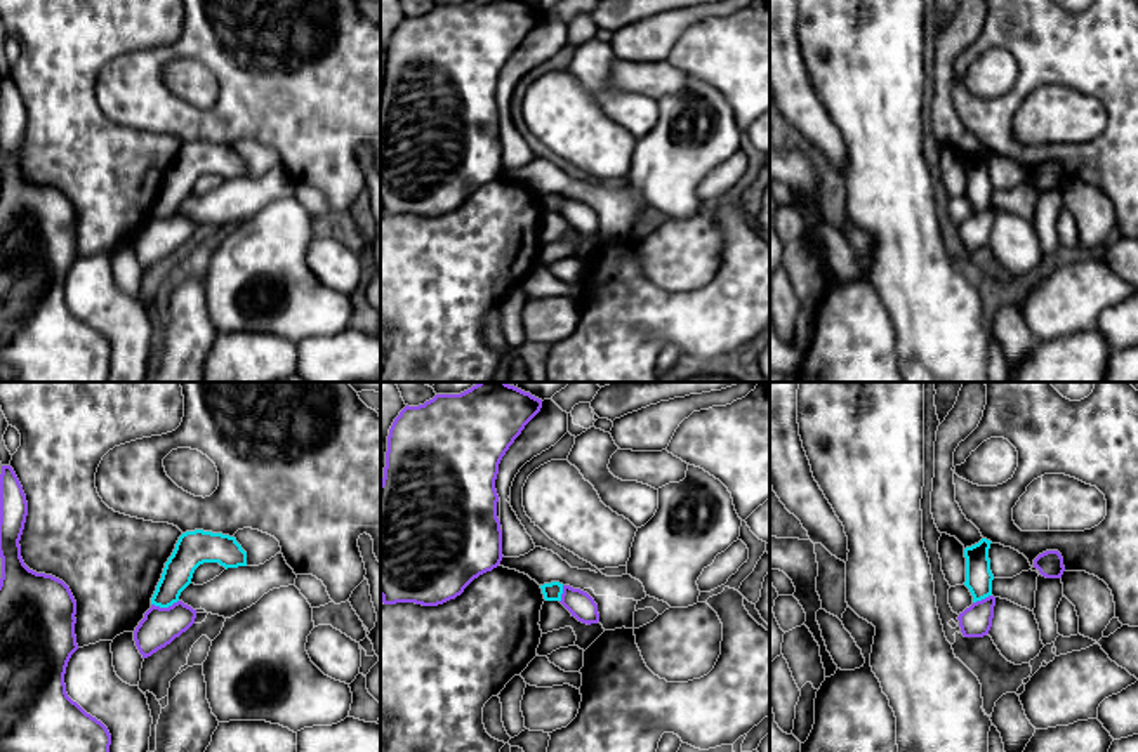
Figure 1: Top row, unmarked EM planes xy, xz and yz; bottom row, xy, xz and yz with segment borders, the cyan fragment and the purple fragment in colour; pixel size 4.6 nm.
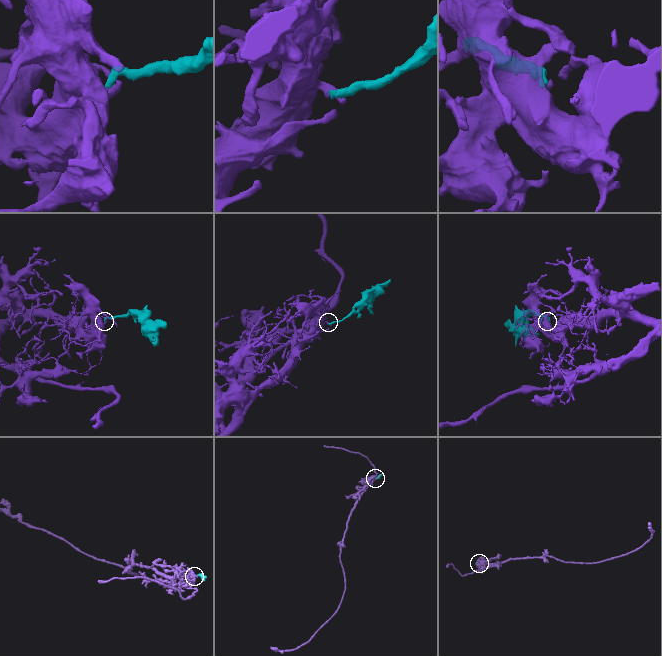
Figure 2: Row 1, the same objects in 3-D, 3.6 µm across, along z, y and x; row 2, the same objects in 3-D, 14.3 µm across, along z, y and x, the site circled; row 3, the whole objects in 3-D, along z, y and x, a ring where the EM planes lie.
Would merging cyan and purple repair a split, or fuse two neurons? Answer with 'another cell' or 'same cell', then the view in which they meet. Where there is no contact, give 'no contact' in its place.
another cell; contact in xy

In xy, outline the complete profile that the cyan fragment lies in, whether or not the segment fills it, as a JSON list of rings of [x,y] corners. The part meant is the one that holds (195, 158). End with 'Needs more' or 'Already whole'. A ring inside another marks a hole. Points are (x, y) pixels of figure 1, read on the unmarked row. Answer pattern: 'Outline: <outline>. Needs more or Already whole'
Outline: [[[203,141],[186,142],[165,174],[151,215],[169,219],[179,212],[181,203],[191,195],[195,181],[203,174],[221,177],[247,177],[247,163],[235,148]]]. Already whole

